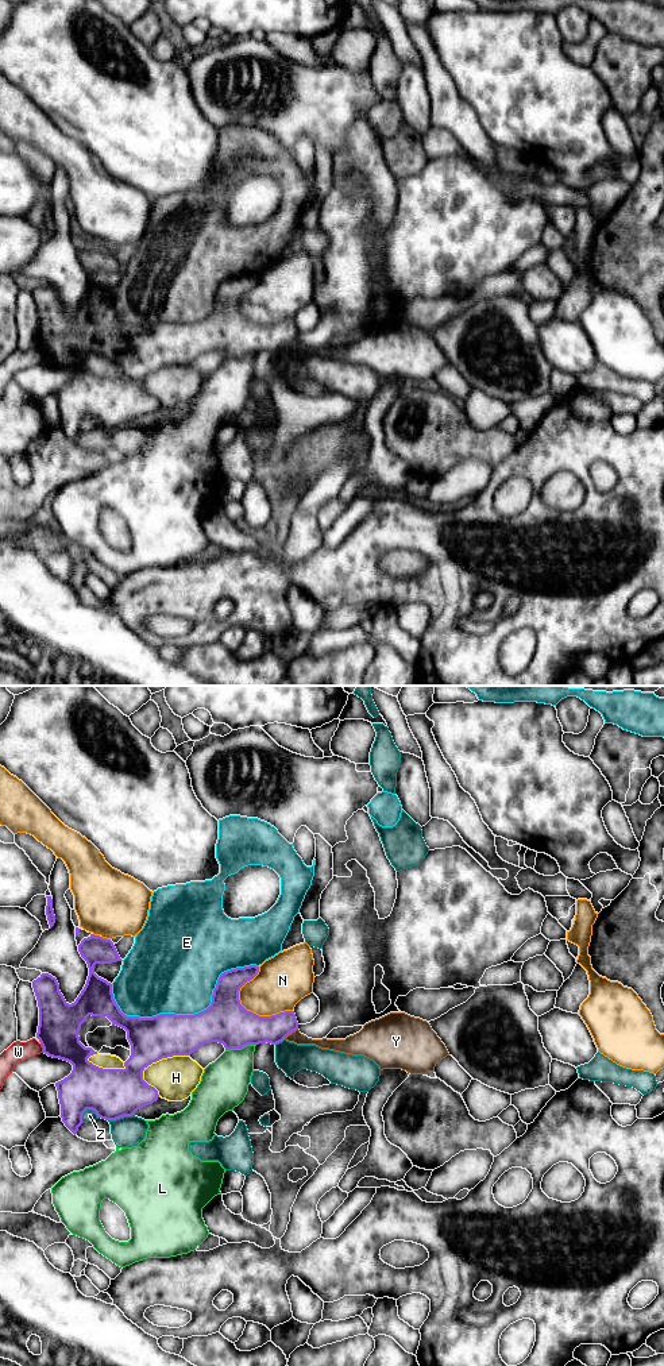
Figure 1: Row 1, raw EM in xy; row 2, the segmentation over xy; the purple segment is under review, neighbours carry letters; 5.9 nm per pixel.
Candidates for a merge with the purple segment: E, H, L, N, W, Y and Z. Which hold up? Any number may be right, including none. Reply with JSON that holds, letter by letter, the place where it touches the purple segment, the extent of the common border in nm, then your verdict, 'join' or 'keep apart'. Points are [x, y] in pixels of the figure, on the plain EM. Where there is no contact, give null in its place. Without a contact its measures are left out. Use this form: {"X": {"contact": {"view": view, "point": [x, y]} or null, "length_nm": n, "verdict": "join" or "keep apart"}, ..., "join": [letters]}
{"E": {"contact": {"view": "xy", "point": [189, 324]}, "length_nm": 900, "verdict": "keep apart"}, "H": {"contact": {"view": "xy", "point": [161, 367]}, "length_nm": 320, "verdict": "keep apart"}, "L": {"contact": {"view": "xy", "point": [240, 357]}, "length_nm": 190, "verdict": "keep apart"}, "N": {"contact": {"view": "xy", "point": [261, 325]}, "length_nm": 340, "verdict": "keep apart"}, "W": {"contact": {"view": "xy", "point": [42, 355]}, "length_nm": 60, "verdict": "keep apart"}, "Y": {"contact": {"view": "xy", "point": [290, 342]}, "length_nm": 110, "verdict": "keep apart"}, "Z": {"contact": {"view": "xy", "point": [85, 419]}, "length_nm": 110, "verdict": "keep apart"}, "join": []}

